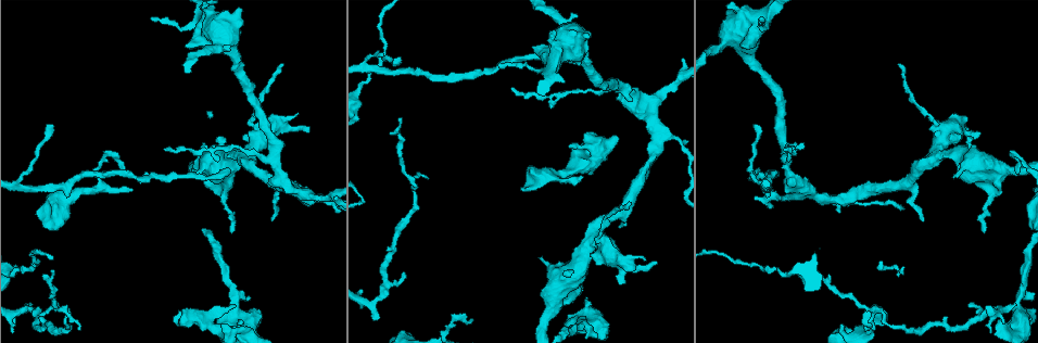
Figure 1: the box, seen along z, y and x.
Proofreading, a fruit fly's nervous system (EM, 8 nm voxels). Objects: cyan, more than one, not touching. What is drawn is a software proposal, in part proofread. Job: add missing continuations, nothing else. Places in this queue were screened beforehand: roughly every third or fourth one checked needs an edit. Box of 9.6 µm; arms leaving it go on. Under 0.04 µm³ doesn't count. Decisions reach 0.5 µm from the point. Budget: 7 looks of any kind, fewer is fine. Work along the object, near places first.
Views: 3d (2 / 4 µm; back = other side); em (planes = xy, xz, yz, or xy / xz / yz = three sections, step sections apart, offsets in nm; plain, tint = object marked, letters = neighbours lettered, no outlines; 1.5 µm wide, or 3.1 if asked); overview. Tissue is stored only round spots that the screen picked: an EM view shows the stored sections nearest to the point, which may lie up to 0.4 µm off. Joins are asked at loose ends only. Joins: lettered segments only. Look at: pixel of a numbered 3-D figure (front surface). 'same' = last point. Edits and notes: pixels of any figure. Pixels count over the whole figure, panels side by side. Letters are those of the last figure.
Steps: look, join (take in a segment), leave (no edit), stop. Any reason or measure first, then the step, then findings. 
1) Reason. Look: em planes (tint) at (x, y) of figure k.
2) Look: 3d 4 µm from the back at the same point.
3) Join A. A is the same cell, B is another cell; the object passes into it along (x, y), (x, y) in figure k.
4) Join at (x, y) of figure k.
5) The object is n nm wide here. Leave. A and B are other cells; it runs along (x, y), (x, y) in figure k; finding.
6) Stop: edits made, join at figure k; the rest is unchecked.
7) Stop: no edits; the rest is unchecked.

An open end. Look: em yz step 4 (tint) at (520, 189) of figure 1.

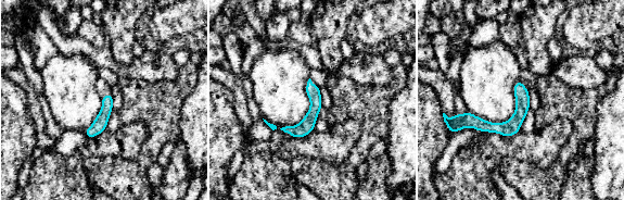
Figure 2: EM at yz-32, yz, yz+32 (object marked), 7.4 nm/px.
Cut it another way. Look: em planes (letters) at the same point.

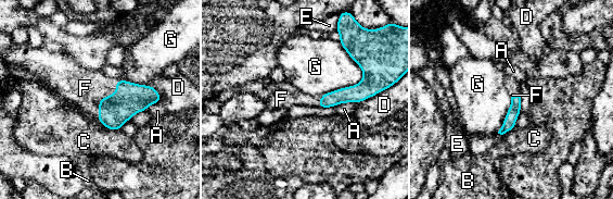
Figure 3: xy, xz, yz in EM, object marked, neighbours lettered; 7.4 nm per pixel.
Join F. F is the same cell, A, B, C, D, E and G are other cells; the object passes into it along (129, 98), (104, 97), (85, 88) in figure 3; it goes on there.

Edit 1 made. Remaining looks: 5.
An open end. Look: 3d 2 µm at (229, 170) of figure 1.

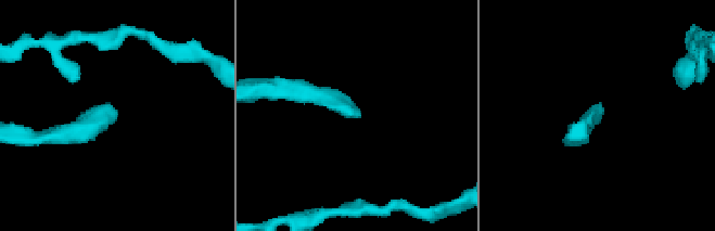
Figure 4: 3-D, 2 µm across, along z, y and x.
Shape alone is not enough. Look: em xy step 4 (letters) at (115, 110) of figure 4.

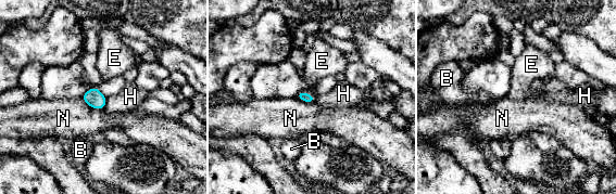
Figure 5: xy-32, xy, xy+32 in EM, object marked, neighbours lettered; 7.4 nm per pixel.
Join E. E is the same cell, B, H and N are other cells; the object passes into it along (306, 98), (308, 93), (319, 63) in figure 5; it goes on there.

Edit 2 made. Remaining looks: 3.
Redraw. Look: overview.

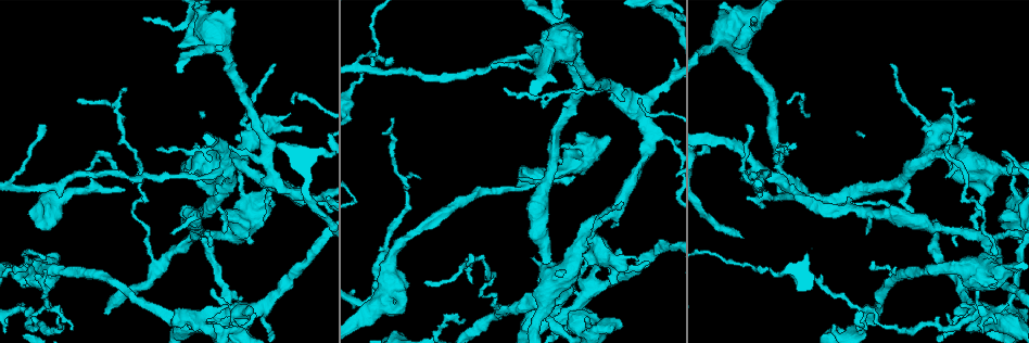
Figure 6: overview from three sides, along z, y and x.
An open end. Look: 3d 4 µm at (459, 322) of figure 6.

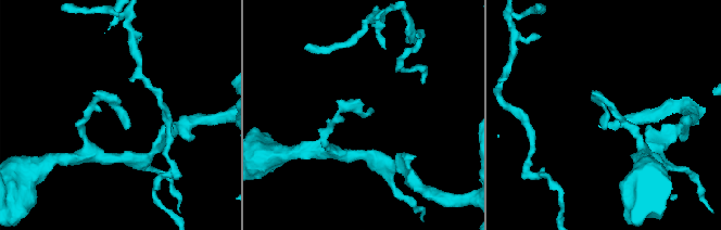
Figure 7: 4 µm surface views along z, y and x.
Shape alone is not enough. Look: em planes (letters) at (125, 128) of figure 7.

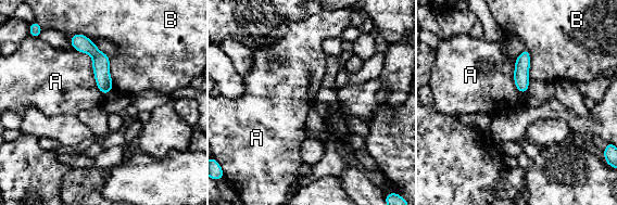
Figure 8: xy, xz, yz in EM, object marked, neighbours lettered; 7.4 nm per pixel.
The longest contact is with A, 440 nm. Leave. A and B are other cells; a border runs along (72, 47), (91, 58), (104, 94) in figure 8; none of them fits.

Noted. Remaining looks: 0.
Stop: edits made, join at figure 3, join at figure 5; the rest is unchecked.

